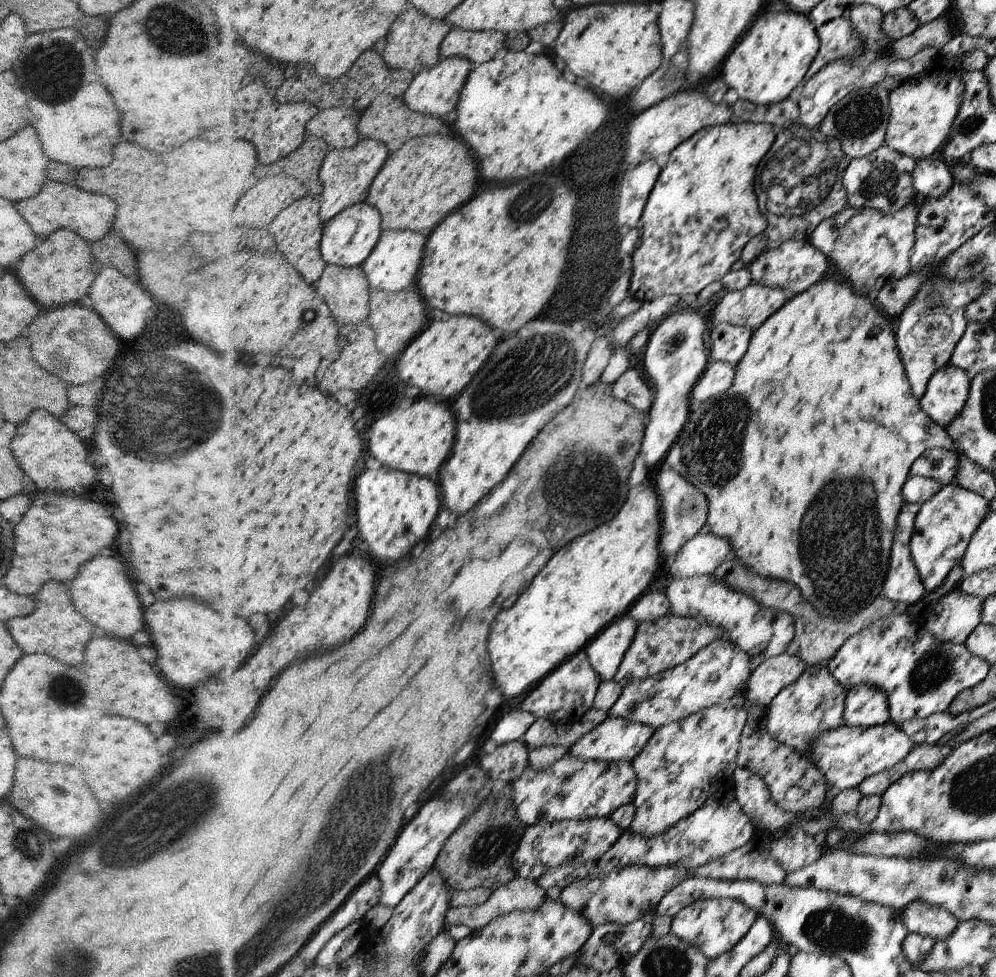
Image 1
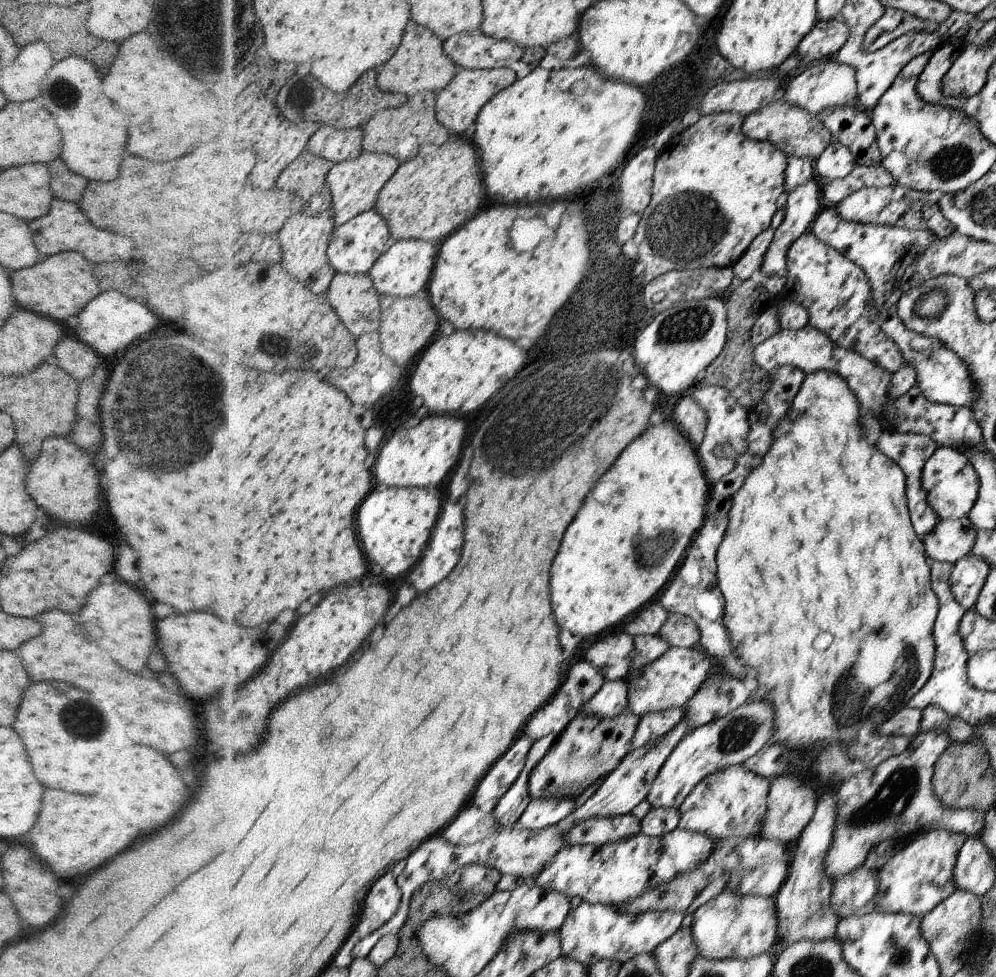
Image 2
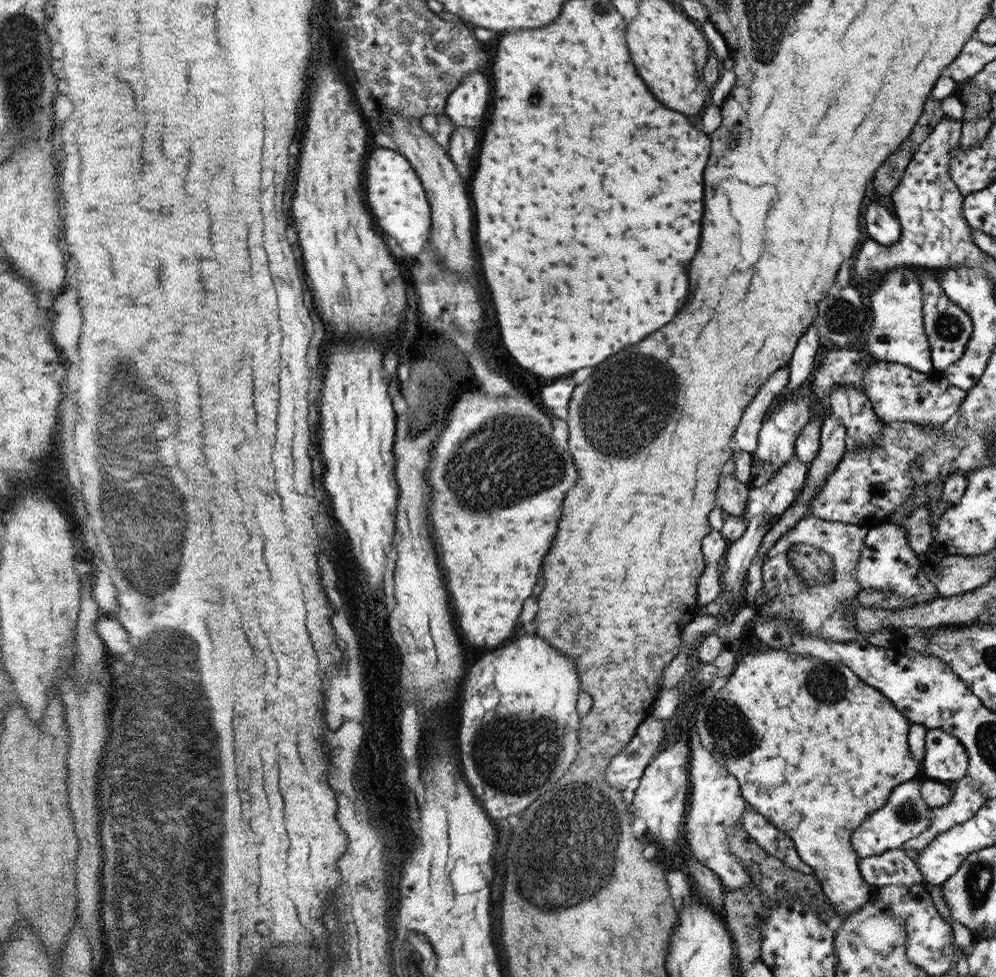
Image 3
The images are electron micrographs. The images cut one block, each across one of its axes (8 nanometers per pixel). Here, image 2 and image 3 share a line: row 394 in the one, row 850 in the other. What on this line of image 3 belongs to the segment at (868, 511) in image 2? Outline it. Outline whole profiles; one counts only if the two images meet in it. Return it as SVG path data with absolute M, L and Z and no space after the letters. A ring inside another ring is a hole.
M773 648L750 652L740 659L730 676L732 682L728 680L724 687L714 692L714 696L702 704L700 714L696 714L697 735L700 737L702 746L711 750L711 753L715 754L715 758L719 759L724 767L728 766L728 771L732 772L732 775L739 780L746 805L764 815L782 833L794 841L798 856L813 868L813 874L822 884L824 894L828 895L828 902L838 910L842 920L850 919L850 916L854 916L856 912L860 912L864 908L864 904L870 900L870 894L875 891L874 887L862 878L858 866L860 858L852 848L852 834L868 817L876 813L876 810L883 809L887 805L896 786L903 785L906 780L912 781L914 776L920 772L918 762L912 756L908 740L911 730L910 720L887 695L882 694L873 686L868 686L851 667L846 666L843 662L826 662L819 658L811 656L808 658L808 656L792 654L787 650L774 650Z

